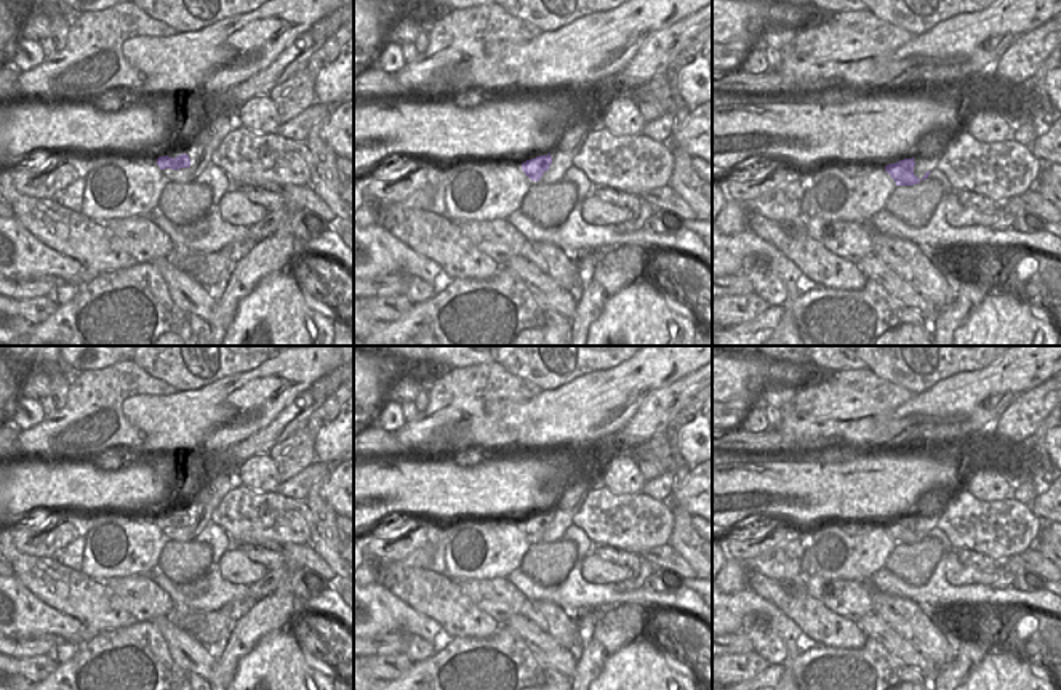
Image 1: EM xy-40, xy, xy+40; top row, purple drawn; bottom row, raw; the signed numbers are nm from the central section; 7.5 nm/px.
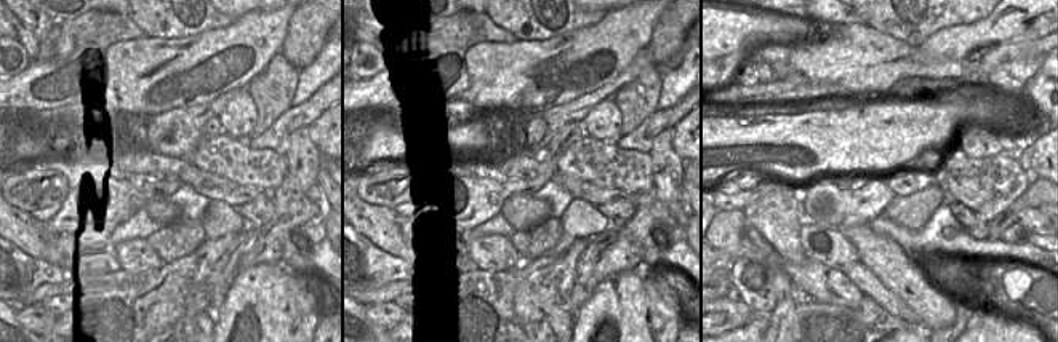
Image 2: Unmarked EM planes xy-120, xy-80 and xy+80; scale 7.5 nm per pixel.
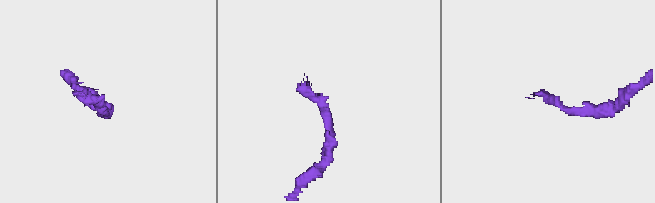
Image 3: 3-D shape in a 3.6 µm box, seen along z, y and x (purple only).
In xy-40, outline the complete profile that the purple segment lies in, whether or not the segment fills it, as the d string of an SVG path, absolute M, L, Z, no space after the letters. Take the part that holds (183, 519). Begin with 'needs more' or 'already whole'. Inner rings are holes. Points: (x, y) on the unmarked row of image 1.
already whole | M181 512L176 517L171 517L168 514L158 515L157 524L160 528L171 527L171 528L179 528L179 527L189 527L190 525L190 517L187 512Z

